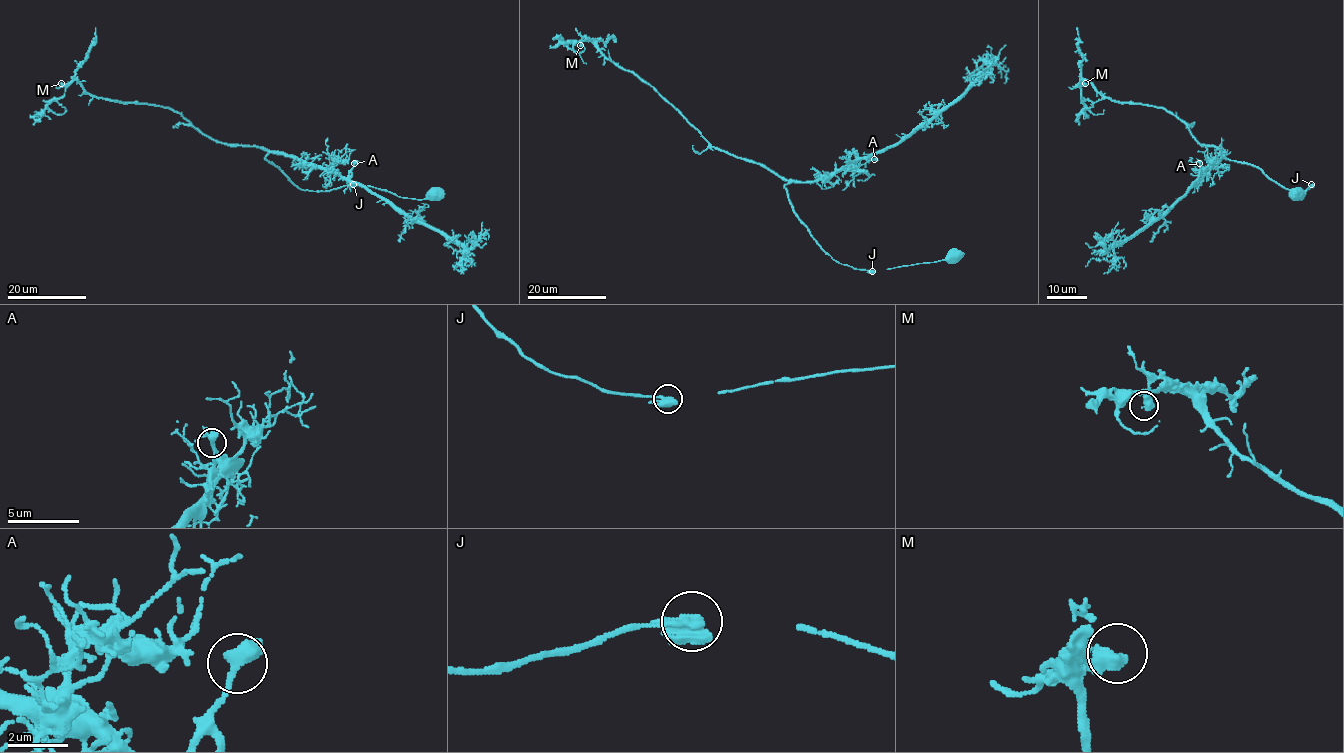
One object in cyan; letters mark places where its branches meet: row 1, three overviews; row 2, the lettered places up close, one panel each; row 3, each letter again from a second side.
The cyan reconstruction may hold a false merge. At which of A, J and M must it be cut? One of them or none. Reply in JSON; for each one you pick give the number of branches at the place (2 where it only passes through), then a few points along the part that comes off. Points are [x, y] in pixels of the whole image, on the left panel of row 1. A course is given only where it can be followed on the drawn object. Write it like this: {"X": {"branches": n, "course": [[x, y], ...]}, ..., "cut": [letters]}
{"cut": []}

